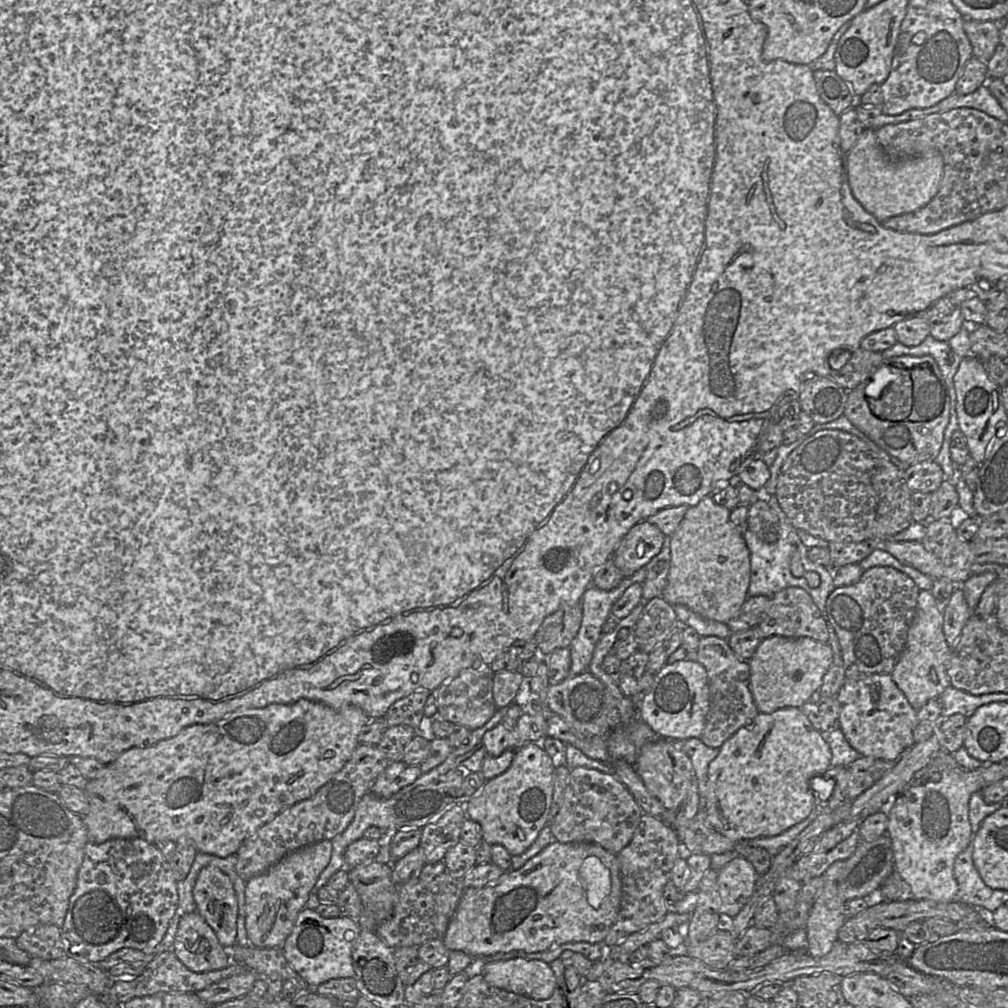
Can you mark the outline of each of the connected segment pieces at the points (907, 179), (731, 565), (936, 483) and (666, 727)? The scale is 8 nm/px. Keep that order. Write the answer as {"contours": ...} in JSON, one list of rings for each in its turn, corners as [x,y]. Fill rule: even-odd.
{"contours":[[[[865,129],[847,153],[847,179],[855,199],[880,223],[926,206],[938,193],[944,160],[938,151],[922,156],[892,161],[881,149],[874,129]]],[[[705,496],[697,505],[688,508],[671,535],[669,573],[661,595],[669,604],[684,605],[704,618],[725,624],[737,616],[748,597],[750,582],[750,553],[742,534],[730,521],[730,512],[716,504],[711,496]]],[[[923,461],[910,465],[905,480],[912,492],[933,493],[944,481],[942,468],[935,461]]],[[[685,659],[666,663],[655,675],[641,704],[636,707],[639,717],[662,738],[700,738],[709,711],[709,686],[704,666],[698,661]]]]}

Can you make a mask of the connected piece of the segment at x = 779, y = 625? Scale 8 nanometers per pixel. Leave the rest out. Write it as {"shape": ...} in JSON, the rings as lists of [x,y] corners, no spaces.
{"shape":[[[788,587],[775,593],[763,614],[763,619],[753,628],[757,628],[761,638],[783,636],[788,638],[810,637],[820,642],[828,643],[829,633],[826,621],[812,597],[800,587]]]}

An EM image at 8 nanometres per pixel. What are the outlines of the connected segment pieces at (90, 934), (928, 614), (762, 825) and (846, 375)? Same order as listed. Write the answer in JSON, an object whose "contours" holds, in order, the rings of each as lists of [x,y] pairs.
{"contours":[[[[142,838],[112,839],[103,843],[88,842],[85,846],[84,858],[77,875],[77,883],[70,897],[69,908],[63,924],[62,933],[69,947],[69,953],[80,961],[89,961],[98,964],[112,953],[122,948],[134,948],[144,952],[155,952],[155,949],[164,938],[170,920],[178,907],[177,880],[174,877],[170,863],[164,858],[156,845]]],[[[920,590],[916,612],[908,629],[904,650],[891,673],[894,682],[916,711],[929,700],[939,698],[950,685],[948,668],[952,649],[945,639],[943,623],[944,614],[938,608],[932,592]]],[[[785,707],[785,708],[777,709],[776,711],[771,712],[771,713],[758,713],[757,716],[753,719],[753,721],[750,724],[746,725],[745,727],[740,728],[737,732],[735,732],[730,738],[728,738],[723,743],[723,745],[720,747],[718,756],[713,761],[711,761],[711,763],[709,764],[709,767],[708,767],[708,782],[707,782],[707,798],[706,798],[706,807],[705,807],[705,812],[707,814],[708,822],[717,832],[719,832],[720,834],[724,835],[725,837],[727,837],[731,840],[750,840],[750,839],[757,838],[757,837],[770,837],[770,836],[776,836],[776,835],[783,833],[784,831],[788,830],[792,826],[794,826],[794,825],[798,824],[799,822],[803,821],[804,819],[806,819],[810,815],[810,813],[816,807],[817,797],[818,797],[819,800],[823,800],[819,797],[819,793],[820,793],[821,788],[823,788],[824,791],[829,791],[828,785],[825,786],[825,787],[821,787],[821,786],[819,786],[820,785],[819,783],[822,780],[828,779],[828,776],[825,776],[824,774],[831,767],[831,758],[832,758],[831,749],[830,749],[830,746],[829,746],[827,740],[826,740],[825,733],[818,731],[817,729],[815,729],[812,726],[809,719],[802,712],[801,708]]],[[[859,347],[851,353],[842,368],[831,370],[829,378],[845,390],[853,390],[866,381],[883,361],[884,357],[880,352],[864,350]]]]}

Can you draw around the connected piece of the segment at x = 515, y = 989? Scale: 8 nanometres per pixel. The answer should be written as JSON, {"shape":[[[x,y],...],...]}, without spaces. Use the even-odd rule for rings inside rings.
{"shape":[[[512,958],[487,963],[481,975],[491,985],[536,1000],[548,998],[557,987],[550,965],[538,959]]]}

